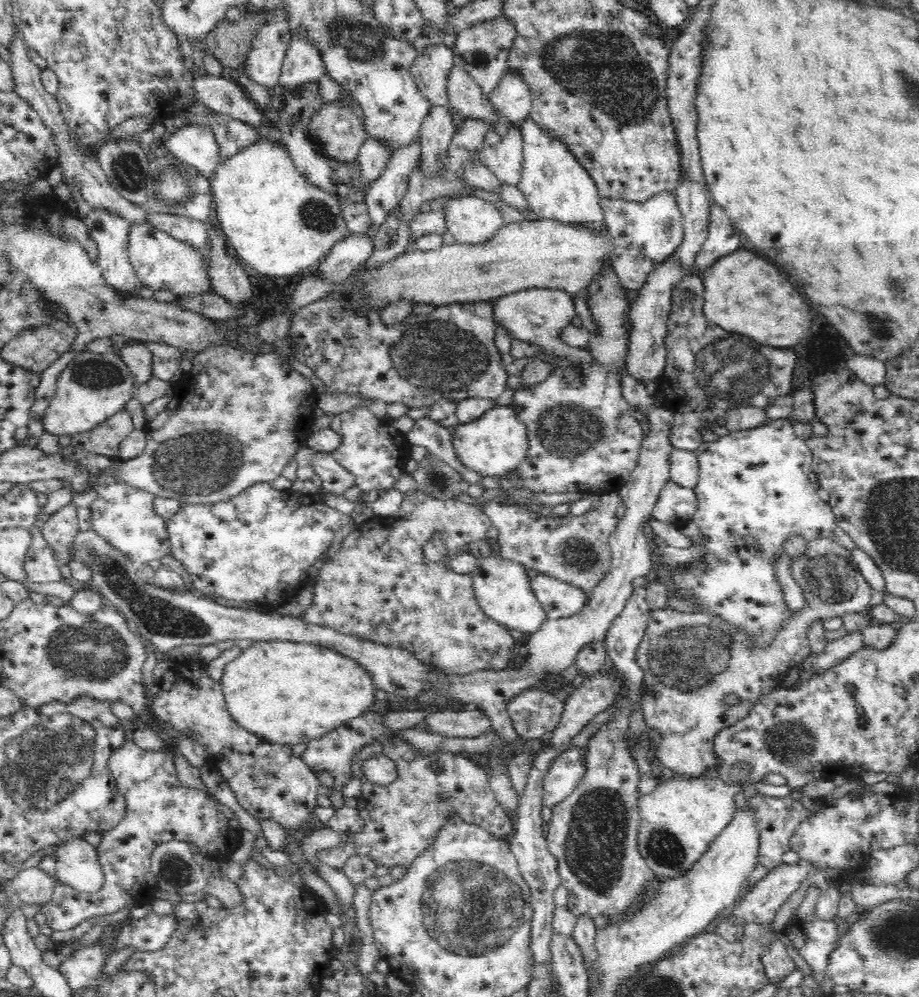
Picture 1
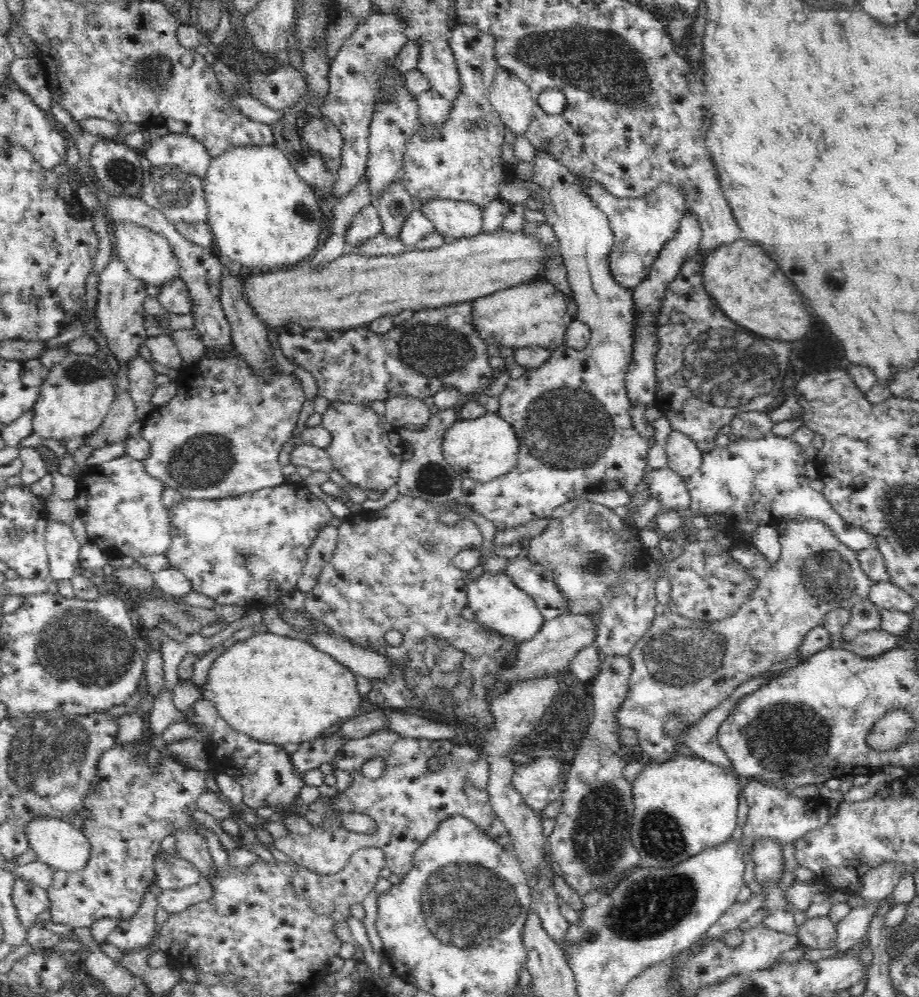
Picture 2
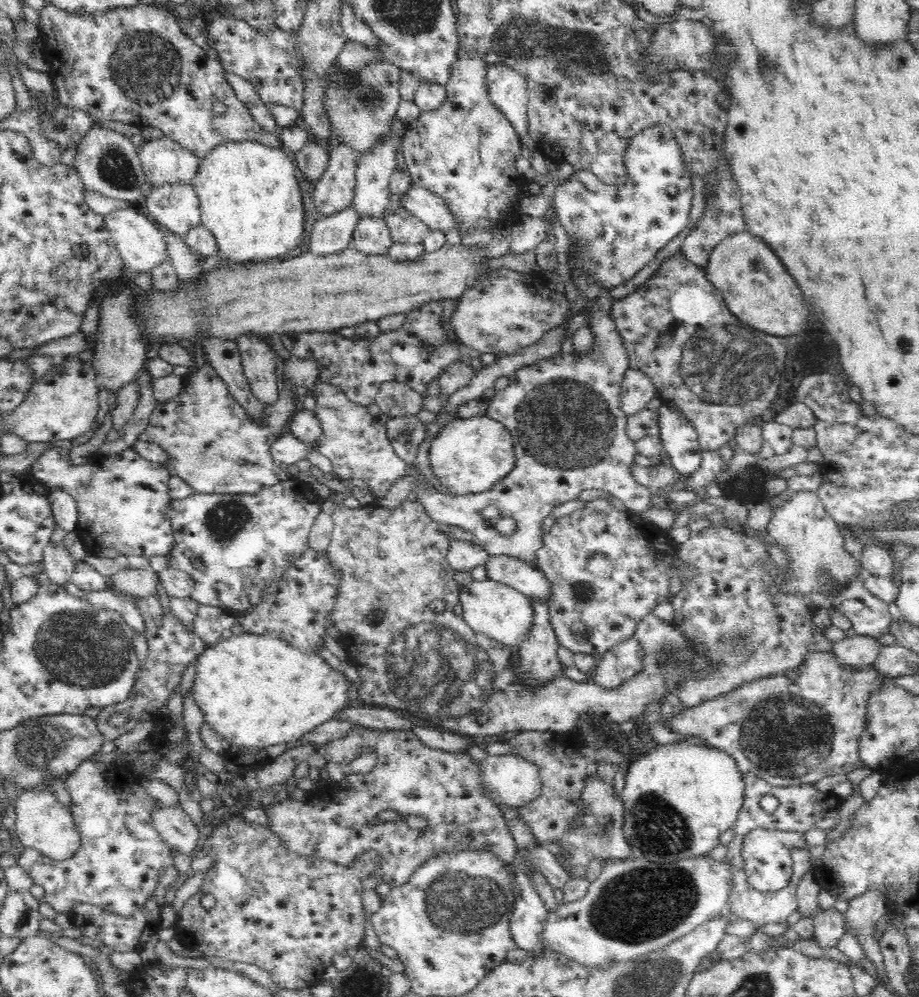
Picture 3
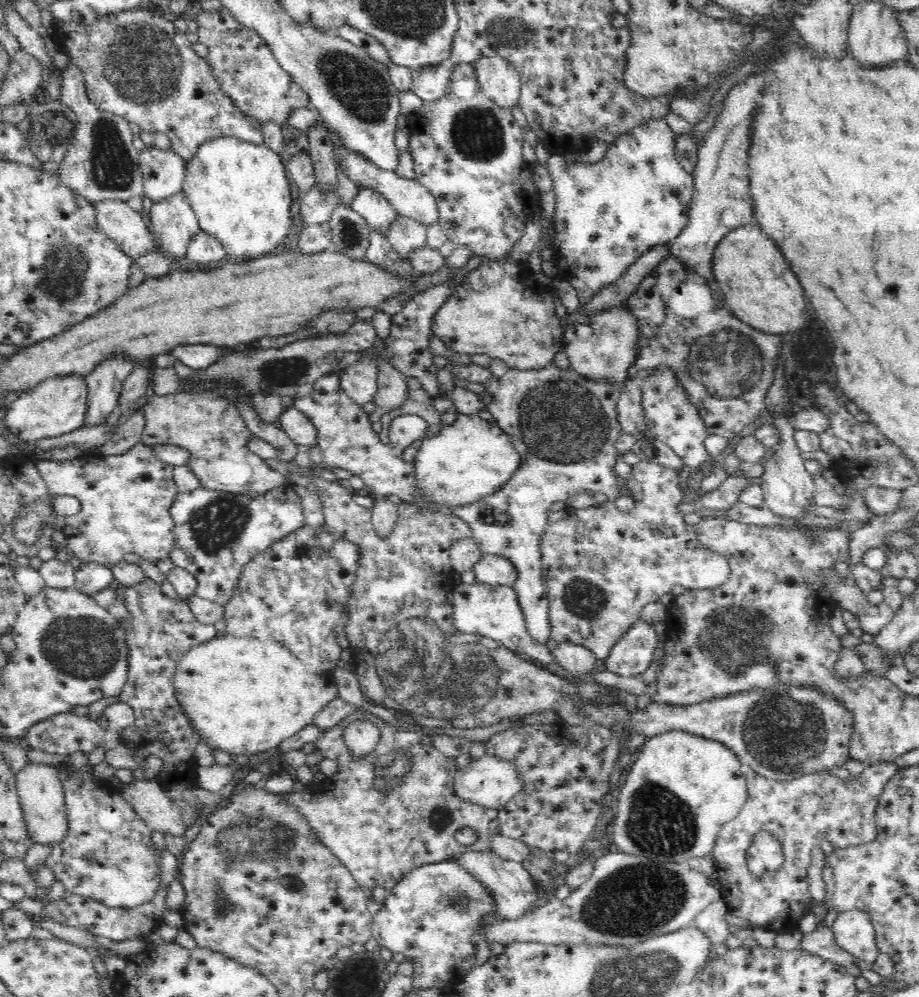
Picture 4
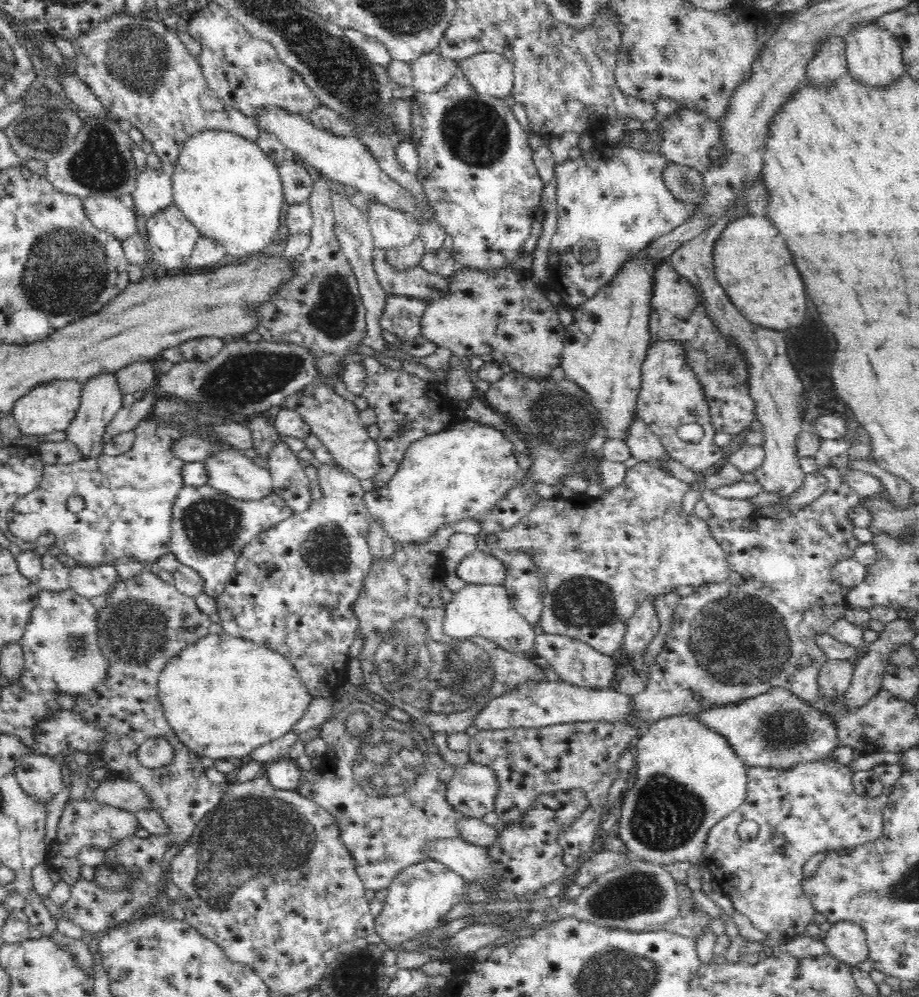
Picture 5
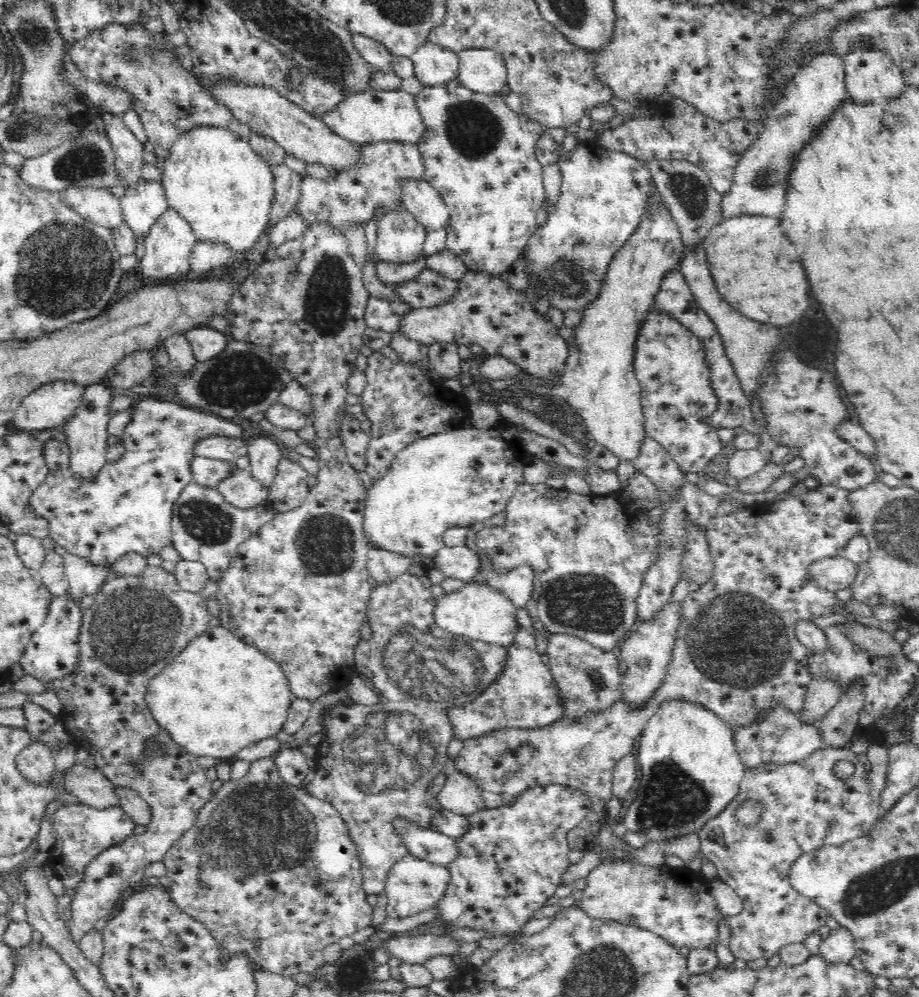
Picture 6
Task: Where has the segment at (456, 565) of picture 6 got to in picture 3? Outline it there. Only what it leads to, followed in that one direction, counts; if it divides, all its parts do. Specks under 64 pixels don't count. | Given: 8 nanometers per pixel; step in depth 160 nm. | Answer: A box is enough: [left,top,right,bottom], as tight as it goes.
[483,555,550,603]

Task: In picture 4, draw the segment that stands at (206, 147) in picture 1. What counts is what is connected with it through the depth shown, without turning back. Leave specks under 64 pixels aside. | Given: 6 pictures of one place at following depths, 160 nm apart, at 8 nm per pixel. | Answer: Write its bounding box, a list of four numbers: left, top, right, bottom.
[139,145,186,204]

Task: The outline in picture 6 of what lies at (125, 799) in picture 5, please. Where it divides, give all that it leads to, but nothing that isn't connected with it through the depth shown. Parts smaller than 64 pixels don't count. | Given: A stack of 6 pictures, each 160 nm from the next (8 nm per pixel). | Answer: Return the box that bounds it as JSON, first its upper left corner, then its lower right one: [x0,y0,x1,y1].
[46,763,118,809]

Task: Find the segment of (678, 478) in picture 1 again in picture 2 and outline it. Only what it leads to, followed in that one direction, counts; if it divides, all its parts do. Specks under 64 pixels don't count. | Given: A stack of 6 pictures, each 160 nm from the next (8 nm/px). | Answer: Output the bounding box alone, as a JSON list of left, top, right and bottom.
[665,428,703,480]

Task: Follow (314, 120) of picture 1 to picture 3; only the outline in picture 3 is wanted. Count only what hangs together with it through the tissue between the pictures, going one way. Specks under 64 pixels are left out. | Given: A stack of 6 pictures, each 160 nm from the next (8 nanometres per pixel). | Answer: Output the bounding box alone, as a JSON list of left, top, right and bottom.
[293,140,329,182]

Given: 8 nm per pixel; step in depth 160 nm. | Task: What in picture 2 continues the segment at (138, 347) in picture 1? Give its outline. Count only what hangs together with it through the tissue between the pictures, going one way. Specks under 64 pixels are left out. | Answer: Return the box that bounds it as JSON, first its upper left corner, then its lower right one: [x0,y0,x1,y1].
[128,355,156,421]

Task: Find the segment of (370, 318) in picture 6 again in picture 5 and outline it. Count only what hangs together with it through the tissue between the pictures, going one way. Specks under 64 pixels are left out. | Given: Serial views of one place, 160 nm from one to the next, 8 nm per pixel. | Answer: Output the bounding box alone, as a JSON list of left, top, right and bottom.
[378,296,428,340]

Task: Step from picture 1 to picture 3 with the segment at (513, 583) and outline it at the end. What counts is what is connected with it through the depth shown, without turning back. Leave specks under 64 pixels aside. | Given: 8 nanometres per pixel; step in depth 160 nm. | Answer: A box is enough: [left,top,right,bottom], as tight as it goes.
[459,579,534,647]

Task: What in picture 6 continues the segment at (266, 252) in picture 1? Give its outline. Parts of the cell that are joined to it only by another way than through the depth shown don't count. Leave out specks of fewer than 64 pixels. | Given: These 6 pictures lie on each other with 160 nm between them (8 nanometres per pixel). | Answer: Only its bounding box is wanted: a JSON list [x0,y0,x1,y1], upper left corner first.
[160,127,275,253]

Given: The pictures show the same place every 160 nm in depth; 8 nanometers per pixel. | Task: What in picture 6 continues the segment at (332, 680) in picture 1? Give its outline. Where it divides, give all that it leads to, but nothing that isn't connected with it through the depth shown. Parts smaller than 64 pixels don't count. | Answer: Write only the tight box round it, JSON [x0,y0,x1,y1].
[145,625,294,759]

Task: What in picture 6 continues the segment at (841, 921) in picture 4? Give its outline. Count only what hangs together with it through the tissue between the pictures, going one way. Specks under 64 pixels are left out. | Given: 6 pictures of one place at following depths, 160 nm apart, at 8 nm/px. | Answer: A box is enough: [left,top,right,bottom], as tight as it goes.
[819,928,855,963]

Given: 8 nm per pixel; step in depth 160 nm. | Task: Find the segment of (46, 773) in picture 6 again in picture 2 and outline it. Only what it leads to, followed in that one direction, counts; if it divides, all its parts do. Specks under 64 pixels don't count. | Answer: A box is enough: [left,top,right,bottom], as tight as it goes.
[25,814,90,871]

